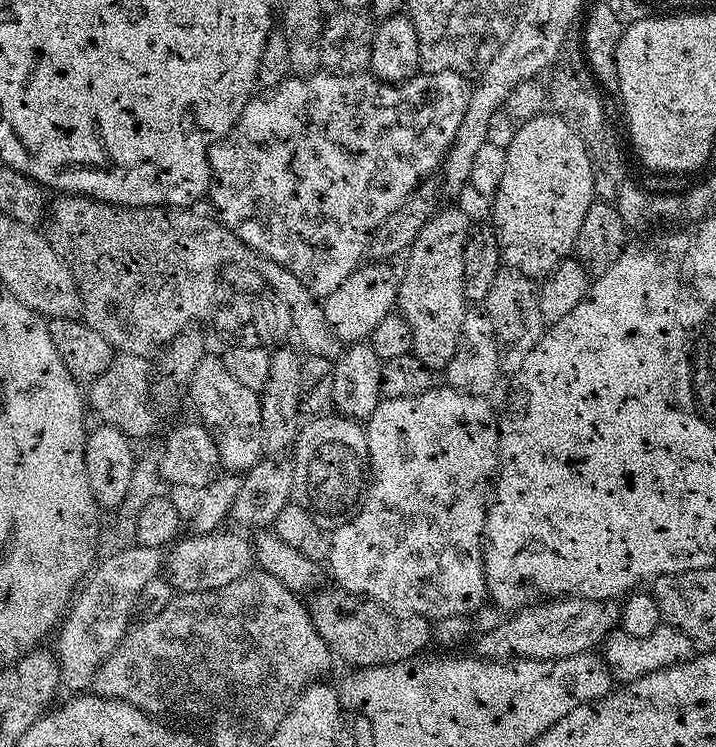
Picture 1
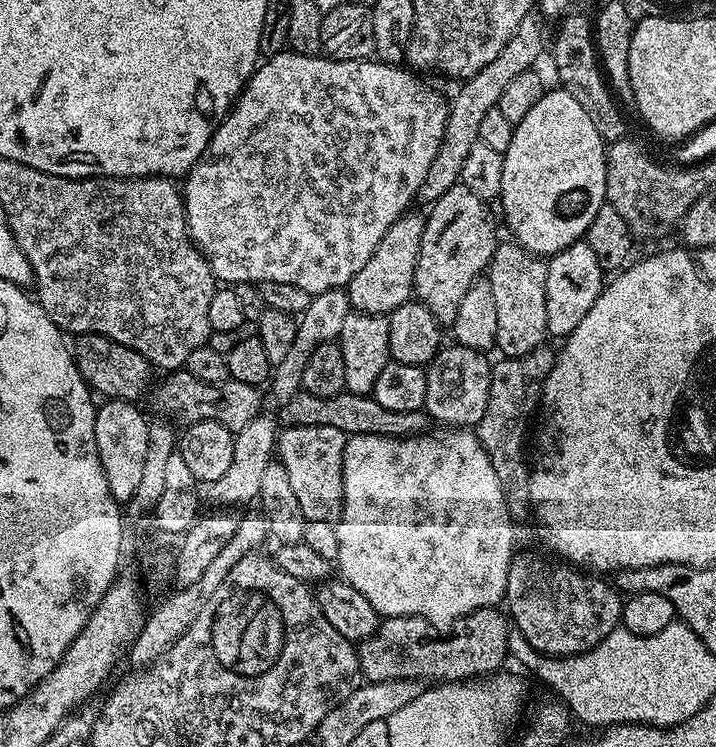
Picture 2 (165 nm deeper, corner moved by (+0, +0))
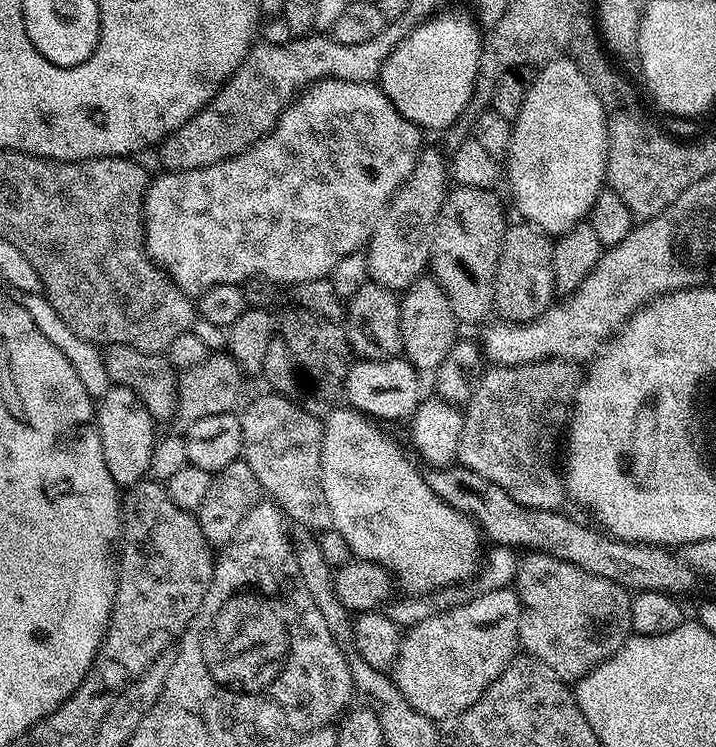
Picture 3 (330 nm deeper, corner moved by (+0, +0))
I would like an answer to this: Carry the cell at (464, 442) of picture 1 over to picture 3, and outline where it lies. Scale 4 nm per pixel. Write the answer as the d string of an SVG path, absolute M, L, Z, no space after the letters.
M351 406L343 407L323 417L322 490L326 494L326 506L330 506L332 528L346 538L353 557L381 564L394 574L399 591L401 588L404 591L401 593L409 597L427 597L432 594L428 592L460 584L463 580L471 581L479 573L486 552L479 525L451 508L428 485L425 473L420 473L408 461L407 454L380 429L383 427L379 423Z

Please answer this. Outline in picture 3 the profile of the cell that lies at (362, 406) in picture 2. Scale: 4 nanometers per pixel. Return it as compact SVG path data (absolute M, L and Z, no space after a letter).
M444 466L433 476L427 477L427 482L434 491L444 499L454 510L458 510L462 515L469 516L480 527L481 533L493 545L513 550L535 550L545 552L548 556L558 558L562 562L570 562L598 578L606 578L618 586L627 588L633 593L638 592L666 592L669 594L681 594L688 592L698 581L697 573L693 572L692 567L685 564L679 555L668 554L669 549L664 546L653 546L650 544L628 544L624 540L616 540L613 536L605 534L599 527L591 526L587 528L584 524L579 524L572 516L567 516L567 511L557 510L534 510L514 502L502 486L494 486L490 478L482 478L482 474L474 474L474 470L461 468L459 466Z

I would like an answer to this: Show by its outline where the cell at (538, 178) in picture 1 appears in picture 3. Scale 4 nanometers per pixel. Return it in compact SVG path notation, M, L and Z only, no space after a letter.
M571 58L551 60L549 64L543 65L533 75L532 85L526 94L526 102L522 102L522 110L518 110L518 118L512 121L510 150L506 157L506 180L508 176L508 188L512 191L512 200L516 203L517 210L524 215L521 217L527 223L532 224L535 228L539 228L541 232L559 234L569 232L575 224L581 223L587 217L588 211L594 206L594 198L598 198L601 188L605 187L606 184L604 167L606 166L606 158L608 157L608 122L609 117L606 115L606 110L602 106L598 94L594 94L590 82L586 82L586 78L582 74L582 70L578 70L575 60Z

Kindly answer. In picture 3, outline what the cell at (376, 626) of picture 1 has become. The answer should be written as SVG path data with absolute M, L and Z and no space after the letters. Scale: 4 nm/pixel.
M509 586L489 592L480 592L473 600L468 600L465 604L458 605L457 608L448 608L445 612L433 611L432 615L427 616L422 622L411 625L400 637L398 658L392 663L390 675L392 681L398 686L402 698L406 698L406 702L410 702L410 706L414 706L414 710L418 710L418 714L437 722L443 722L443 720L450 719L451 716L452 719L458 718L470 706L474 706L474 702L478 702L478 698L482 698L484 691L498 678L498 674L502 674L502 670L506 670L506 666L510 666L510 662L516 659L520 651L520 595L516 593L515 587Z

